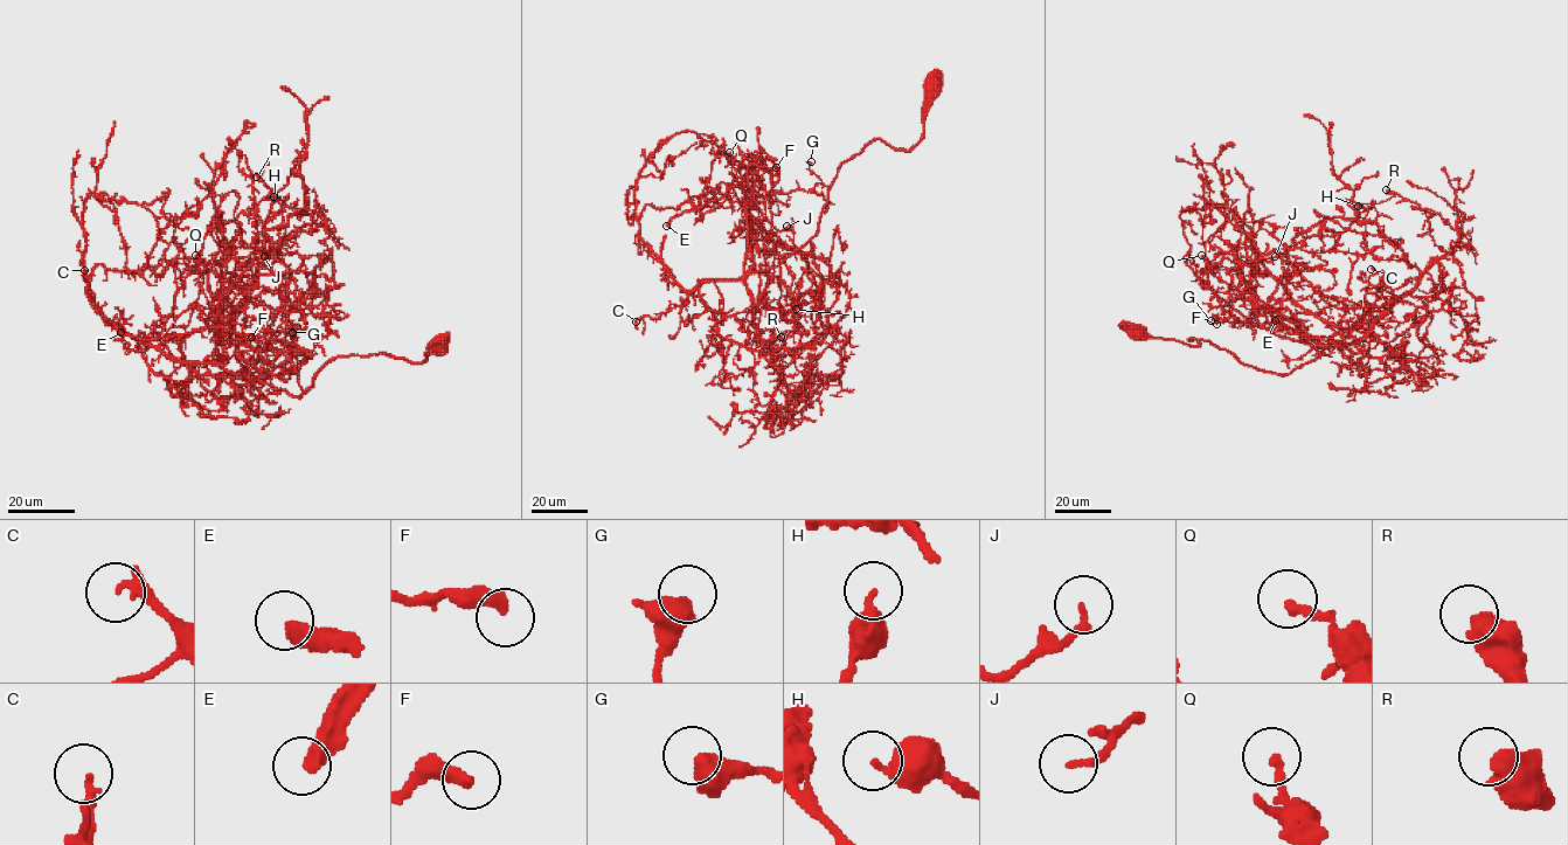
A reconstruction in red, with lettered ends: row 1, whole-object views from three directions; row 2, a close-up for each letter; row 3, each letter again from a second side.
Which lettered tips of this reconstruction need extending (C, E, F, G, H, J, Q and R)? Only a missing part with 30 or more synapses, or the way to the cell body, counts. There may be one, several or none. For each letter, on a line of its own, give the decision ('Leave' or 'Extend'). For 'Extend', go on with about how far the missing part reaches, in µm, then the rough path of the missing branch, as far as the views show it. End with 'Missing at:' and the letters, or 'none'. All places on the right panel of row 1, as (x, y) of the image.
C: Leave
E: Leave
F: Extend. Missing length about 40 µm. Course of what is missing: (1216, 324), (1208, 333), (1199, 332), (1195, 329), (1199, 327)
G: Leave
H: Leave
J: Leave
Q: Leave
R: Leave
Missing at: F

